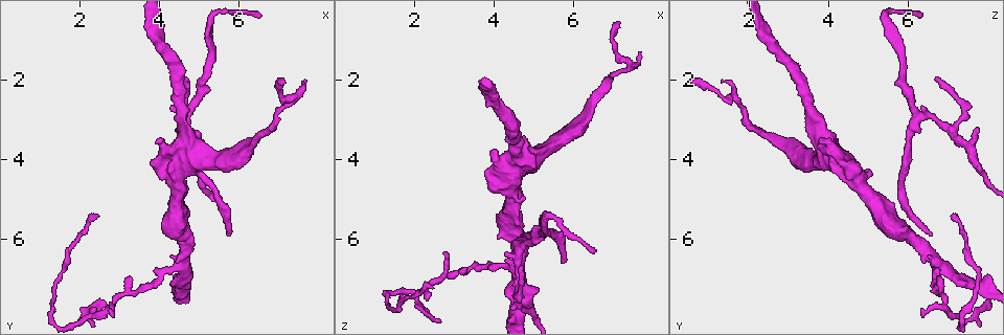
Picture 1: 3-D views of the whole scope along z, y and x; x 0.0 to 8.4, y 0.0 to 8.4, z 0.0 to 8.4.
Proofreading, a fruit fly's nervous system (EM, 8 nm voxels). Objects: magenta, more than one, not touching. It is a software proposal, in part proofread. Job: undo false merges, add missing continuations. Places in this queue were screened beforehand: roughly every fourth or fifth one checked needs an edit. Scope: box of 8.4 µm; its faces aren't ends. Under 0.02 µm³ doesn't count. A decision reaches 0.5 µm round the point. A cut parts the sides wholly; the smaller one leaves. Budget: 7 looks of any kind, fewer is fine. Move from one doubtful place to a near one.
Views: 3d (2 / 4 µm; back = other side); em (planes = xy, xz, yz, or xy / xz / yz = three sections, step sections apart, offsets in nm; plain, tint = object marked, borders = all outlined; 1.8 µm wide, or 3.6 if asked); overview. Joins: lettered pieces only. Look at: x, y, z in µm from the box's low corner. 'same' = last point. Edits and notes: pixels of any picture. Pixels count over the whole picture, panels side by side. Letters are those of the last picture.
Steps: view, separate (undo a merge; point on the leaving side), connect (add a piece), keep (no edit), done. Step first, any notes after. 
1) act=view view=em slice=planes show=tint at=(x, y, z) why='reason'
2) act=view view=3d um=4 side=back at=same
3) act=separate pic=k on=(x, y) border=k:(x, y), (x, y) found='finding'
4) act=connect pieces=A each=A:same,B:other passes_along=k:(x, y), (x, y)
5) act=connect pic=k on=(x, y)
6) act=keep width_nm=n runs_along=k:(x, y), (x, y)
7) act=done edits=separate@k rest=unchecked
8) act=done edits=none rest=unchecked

act=view view=em slice=planes show=tint at=(4.75, 2.95, 6.20) why='three-way junction'

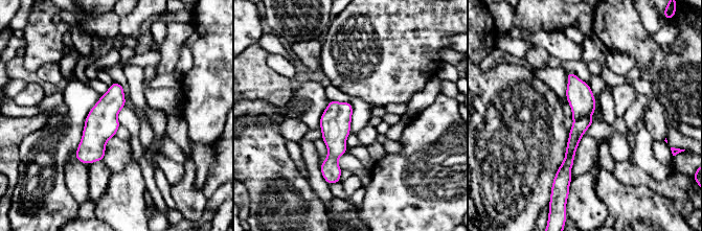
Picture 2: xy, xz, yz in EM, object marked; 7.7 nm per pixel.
act=view view=em slice=planes show=borders at=same

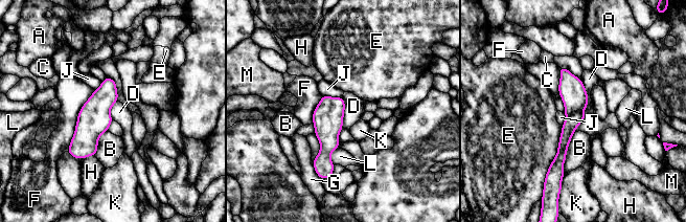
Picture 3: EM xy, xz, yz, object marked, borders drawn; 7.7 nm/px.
act=keep each=A:other,B:other,C:other,D:other,E:other,F:other,G:other,H:other,J:other,K:other,L:other,M:other runs_along=3:(562, 69), (572, 121), (555, 170) found='one neuron here'

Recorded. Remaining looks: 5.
act=view view=3d um=2 side=back at=(5.70, 5.90, 6.55) why='thin end'

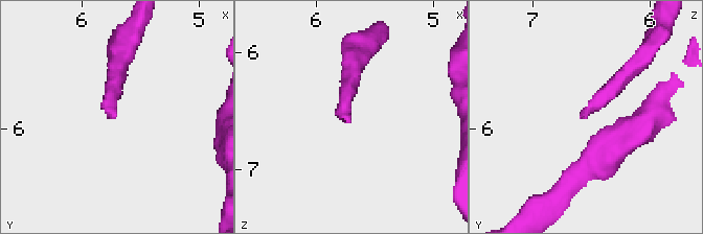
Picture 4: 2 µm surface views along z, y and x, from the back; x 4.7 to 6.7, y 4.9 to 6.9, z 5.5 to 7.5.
act=view view=em um=3.6 slice=planes show=borders at=(5.74, 5.92, 6.60)

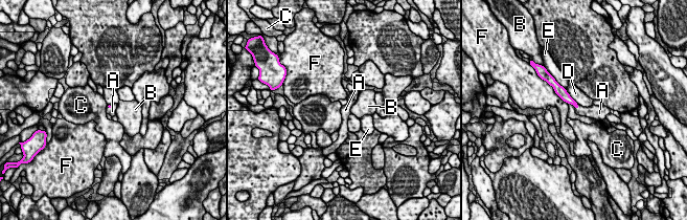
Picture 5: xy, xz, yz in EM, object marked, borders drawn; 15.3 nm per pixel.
act=connect pieces=A longest_contact=F:400nm each=A:same,B:other,C:other,D:other,E:other,F:other found='the neuron continues'

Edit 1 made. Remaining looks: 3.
act=view view=em um=3.6 slice=planes show=tint at=(4.75, 3.60, 4.00) why='four or more arms meet'

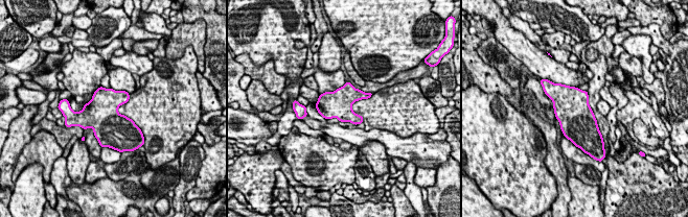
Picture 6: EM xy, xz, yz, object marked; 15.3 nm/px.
act=view view=em um=3.6 slice=planes show=borders at=same why='see the neighbours'

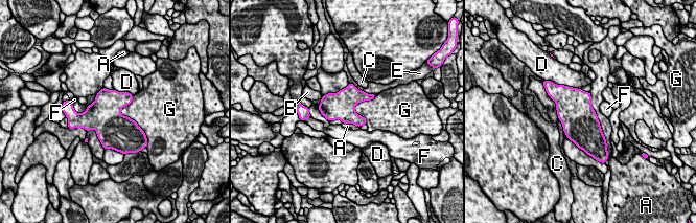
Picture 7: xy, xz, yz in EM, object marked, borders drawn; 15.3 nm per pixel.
act=keep longest_contact=A:750nm each=A:other,B:other,C:other,D:other,E:other,F:other,G:other found='all the same neuron'

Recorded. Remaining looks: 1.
act=done edits=connect@5 rest=unchecked

